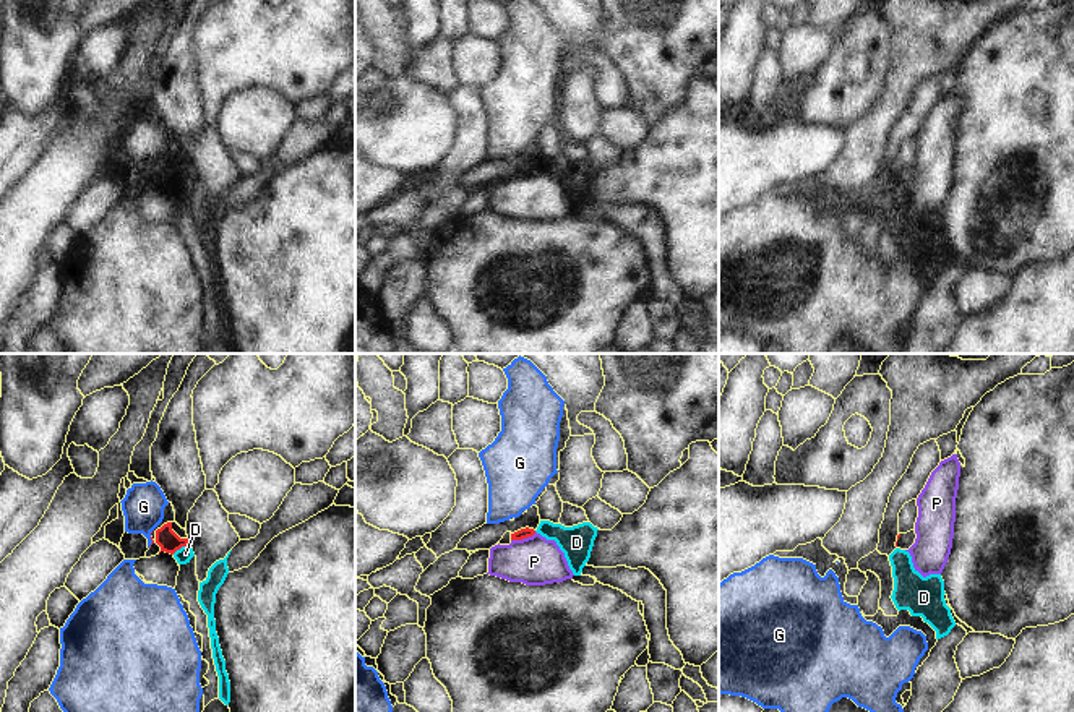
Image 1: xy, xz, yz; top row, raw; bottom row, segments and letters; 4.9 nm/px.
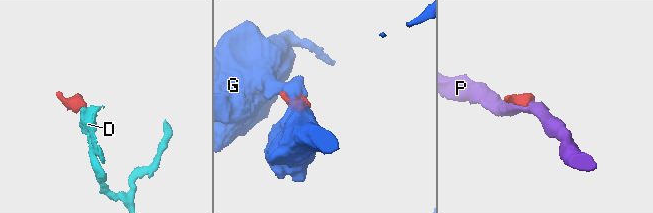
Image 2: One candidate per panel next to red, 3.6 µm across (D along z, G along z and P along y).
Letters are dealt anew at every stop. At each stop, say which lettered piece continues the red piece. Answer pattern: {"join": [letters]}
{"join": []}

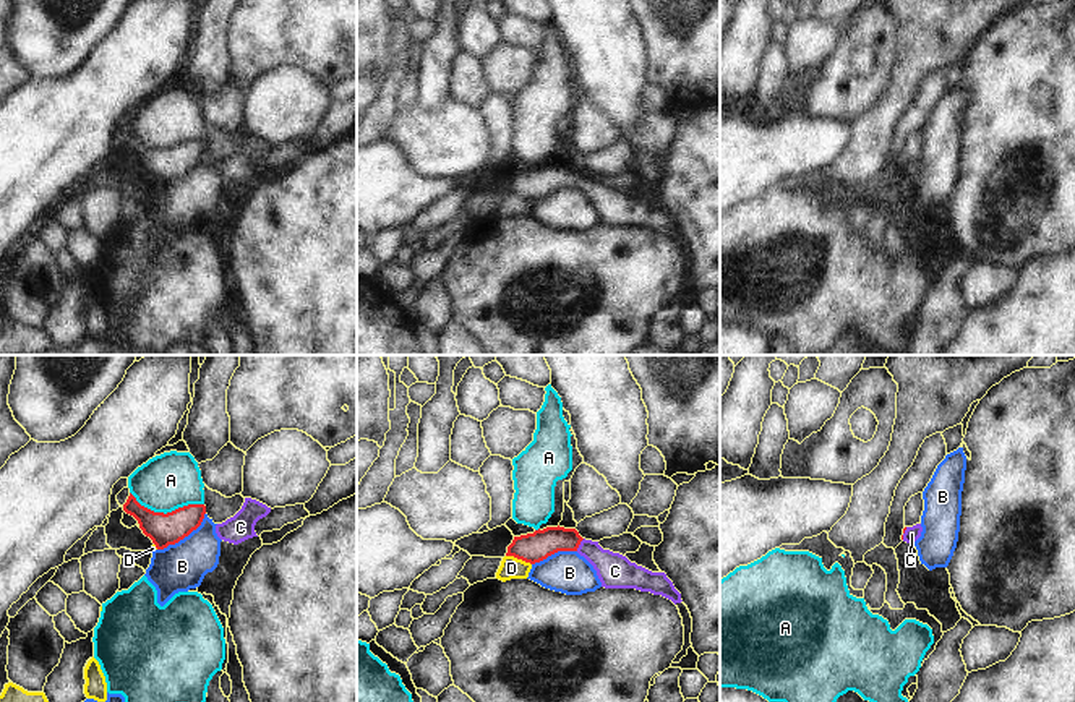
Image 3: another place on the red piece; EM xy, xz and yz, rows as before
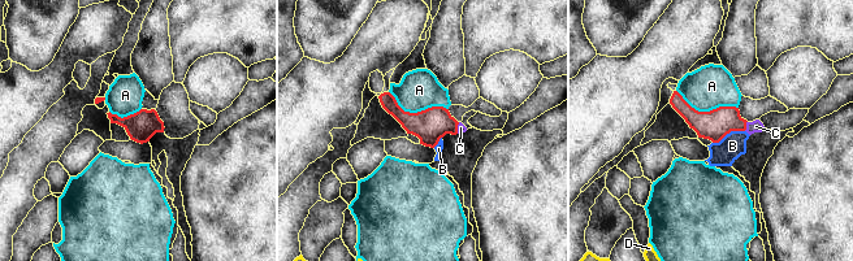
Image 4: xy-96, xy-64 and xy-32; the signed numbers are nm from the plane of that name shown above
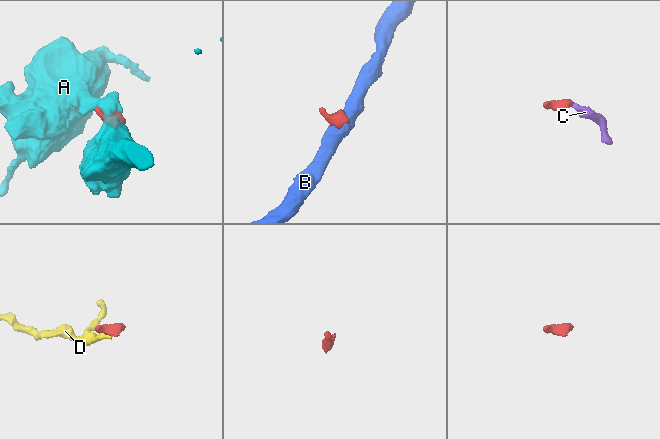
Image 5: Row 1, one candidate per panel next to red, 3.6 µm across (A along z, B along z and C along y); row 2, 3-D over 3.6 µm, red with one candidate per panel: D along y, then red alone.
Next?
{"join": ["C"]}

